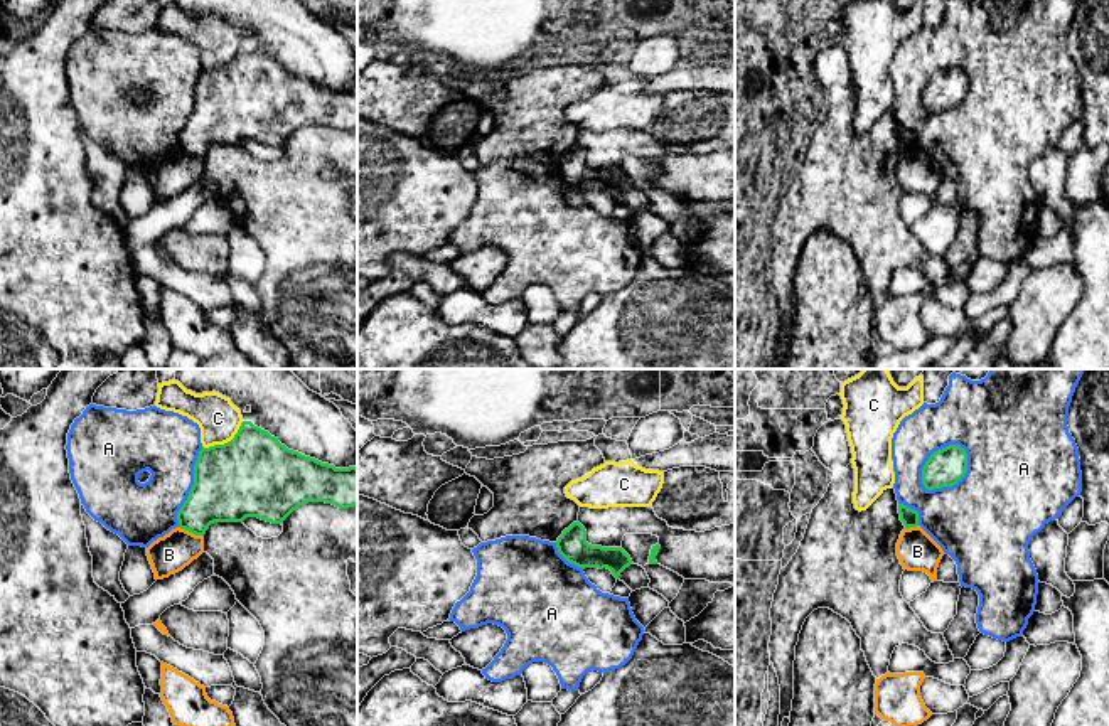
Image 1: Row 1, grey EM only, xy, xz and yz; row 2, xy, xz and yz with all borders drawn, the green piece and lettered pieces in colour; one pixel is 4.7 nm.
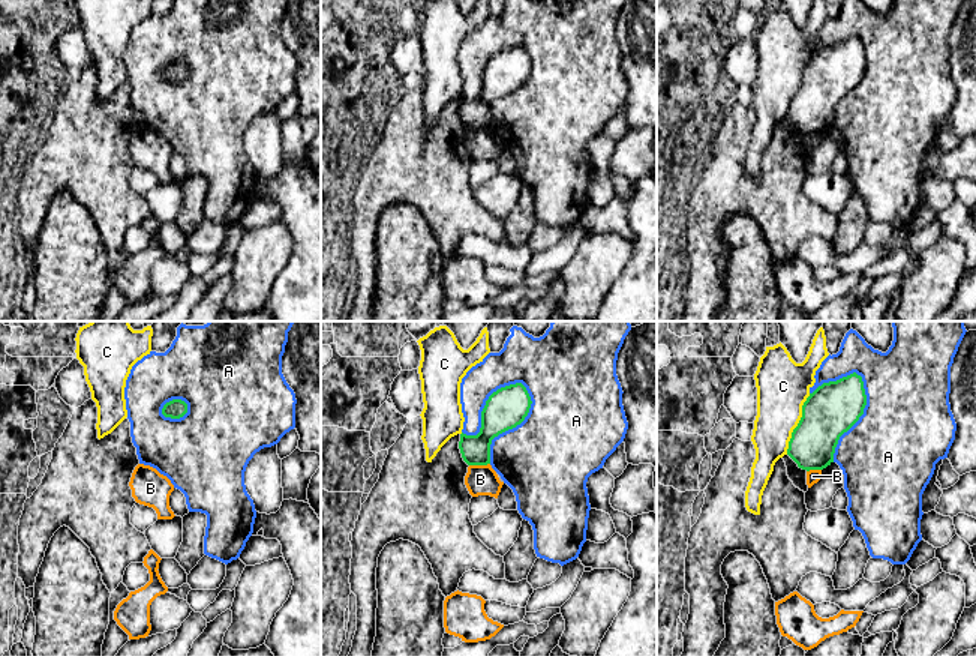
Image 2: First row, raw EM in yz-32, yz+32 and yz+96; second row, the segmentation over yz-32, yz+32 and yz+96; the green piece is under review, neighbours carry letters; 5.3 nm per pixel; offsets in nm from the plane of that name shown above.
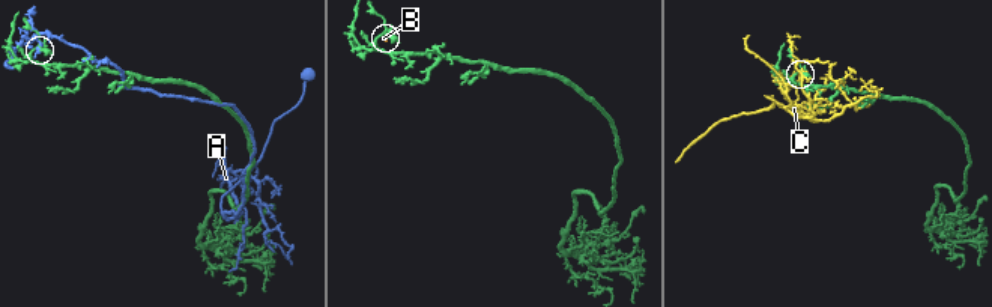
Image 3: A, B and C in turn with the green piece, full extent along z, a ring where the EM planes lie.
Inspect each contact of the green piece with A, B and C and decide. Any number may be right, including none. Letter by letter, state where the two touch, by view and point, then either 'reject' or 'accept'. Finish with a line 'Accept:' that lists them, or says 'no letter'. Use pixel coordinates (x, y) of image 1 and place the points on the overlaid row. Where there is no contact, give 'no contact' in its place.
A: yz (959, 479) | reject
B: xy (191, 531) | reject
C: xy (225, 443) | reject
Accept: no letter

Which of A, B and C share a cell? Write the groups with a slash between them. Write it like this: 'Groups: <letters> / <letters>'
Groups: A / B / C

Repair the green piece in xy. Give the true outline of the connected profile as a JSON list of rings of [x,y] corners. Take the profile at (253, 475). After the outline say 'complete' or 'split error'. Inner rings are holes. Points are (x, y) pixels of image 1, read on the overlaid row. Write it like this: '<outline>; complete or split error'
[[[243,421],[234,438],[199,451],[194,485],[177,512],[179,527],[204,536],[214,522],[243,522],[258,517],[271,524],[283,520],[308,502],[325,502],[339,509],[357,505],[357,467],[335,468],[288,450],[268,431]]]; complete

